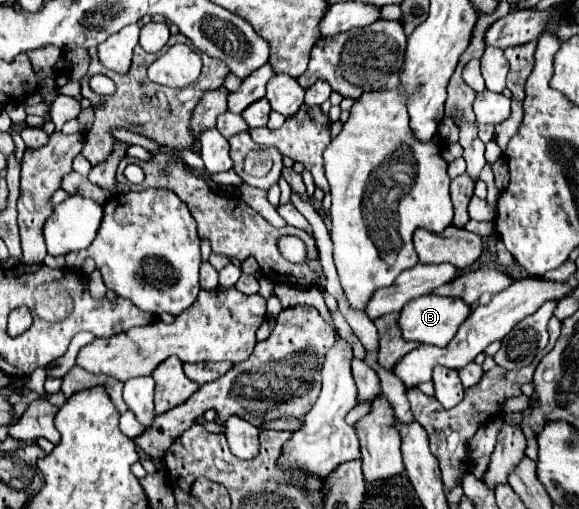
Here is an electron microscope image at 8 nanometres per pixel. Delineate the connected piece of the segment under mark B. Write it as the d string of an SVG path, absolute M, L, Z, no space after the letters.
M432 293L432 295L422 295L408 301L400 313L398 323L400 323L404 339L446 347L454 339L458 327L464 323L468 315L470 315L470 305L466 305L462 299L450 299L450 297L440 297Z

